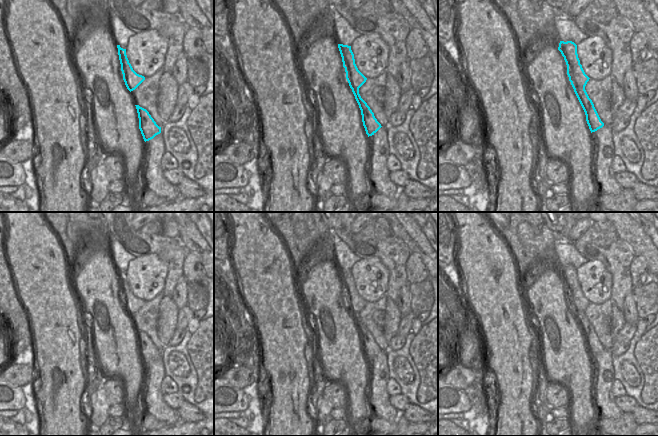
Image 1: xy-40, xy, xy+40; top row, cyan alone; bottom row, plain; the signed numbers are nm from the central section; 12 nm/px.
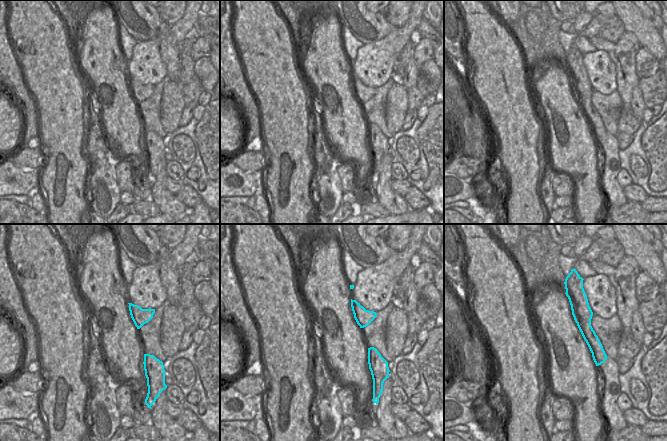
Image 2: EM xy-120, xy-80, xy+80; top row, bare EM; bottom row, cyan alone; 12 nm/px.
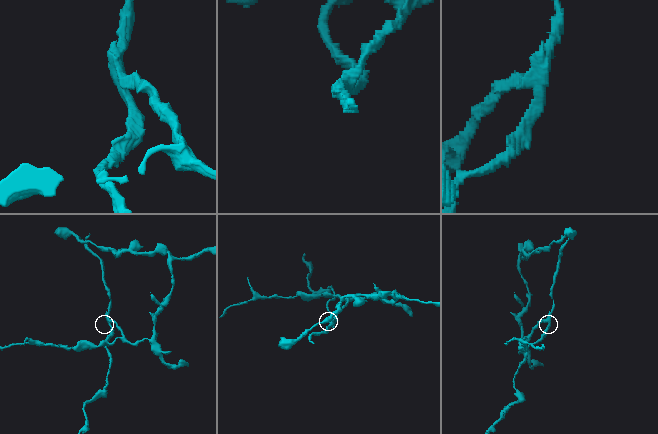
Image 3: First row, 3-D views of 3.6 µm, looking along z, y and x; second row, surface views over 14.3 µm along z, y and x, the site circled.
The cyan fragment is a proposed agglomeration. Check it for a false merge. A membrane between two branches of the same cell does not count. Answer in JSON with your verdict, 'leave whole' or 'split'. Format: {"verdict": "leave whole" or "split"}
{"verdict": "split"}

